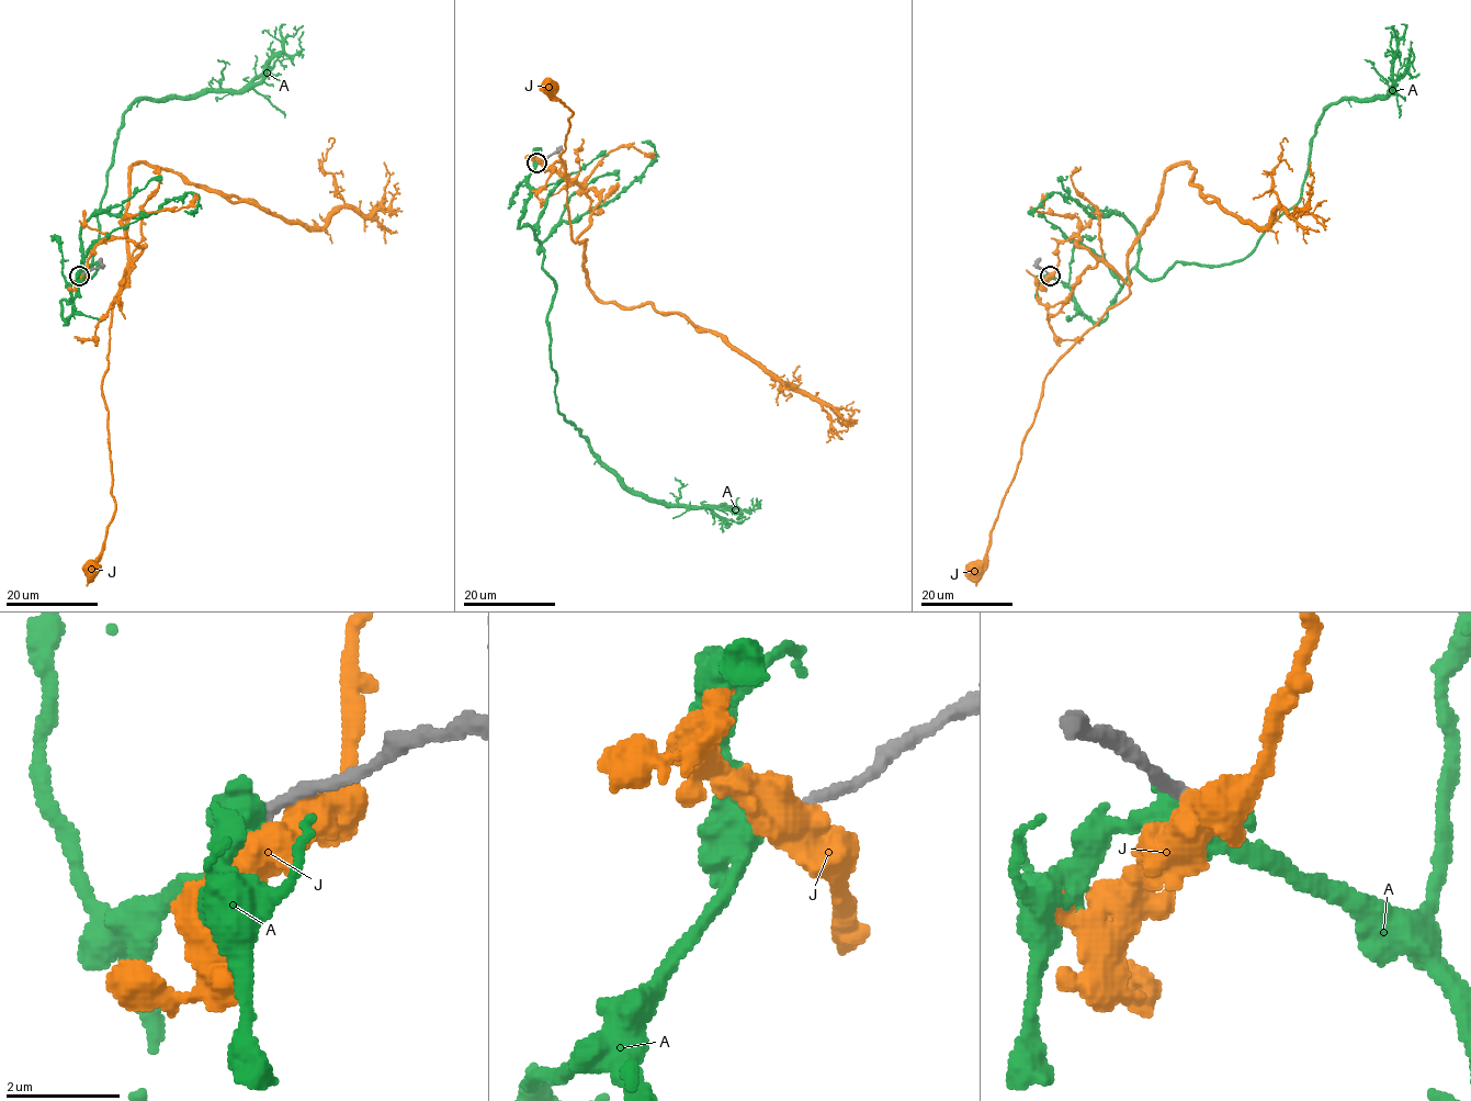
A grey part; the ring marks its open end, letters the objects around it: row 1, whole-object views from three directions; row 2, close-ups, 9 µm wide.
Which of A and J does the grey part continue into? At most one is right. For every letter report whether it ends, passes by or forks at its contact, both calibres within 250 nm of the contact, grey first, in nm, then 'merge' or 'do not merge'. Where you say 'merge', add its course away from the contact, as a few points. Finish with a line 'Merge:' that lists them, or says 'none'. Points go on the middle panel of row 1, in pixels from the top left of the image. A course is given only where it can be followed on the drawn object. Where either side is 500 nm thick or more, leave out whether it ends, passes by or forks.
A: calibres 240 and 600 nm; merge; course (538, 163), (519, 228), (532, 229), (556, 289), (546, 315), (557, 411), (649, 497), (742, 510), (761, 503)
J: calibres 280 and 550 nm; do not merge
Merge: A

